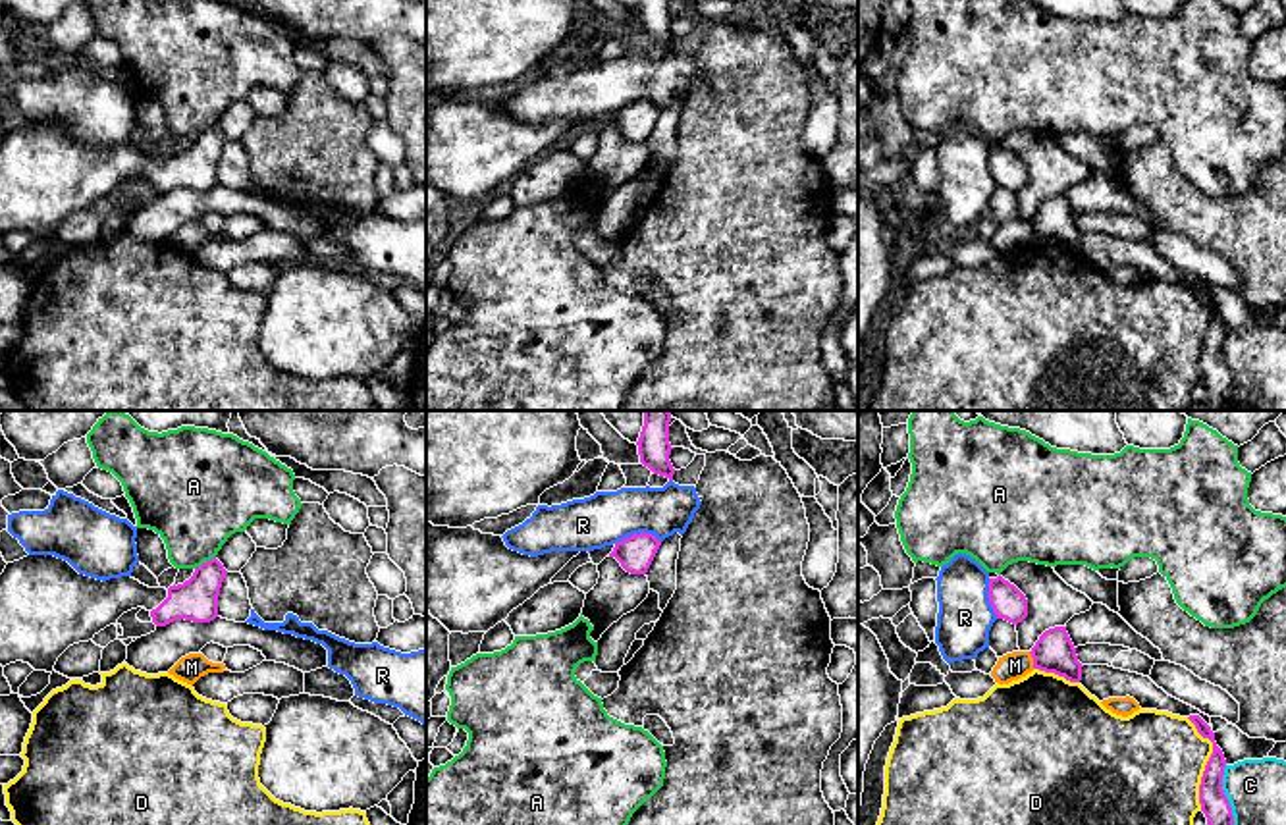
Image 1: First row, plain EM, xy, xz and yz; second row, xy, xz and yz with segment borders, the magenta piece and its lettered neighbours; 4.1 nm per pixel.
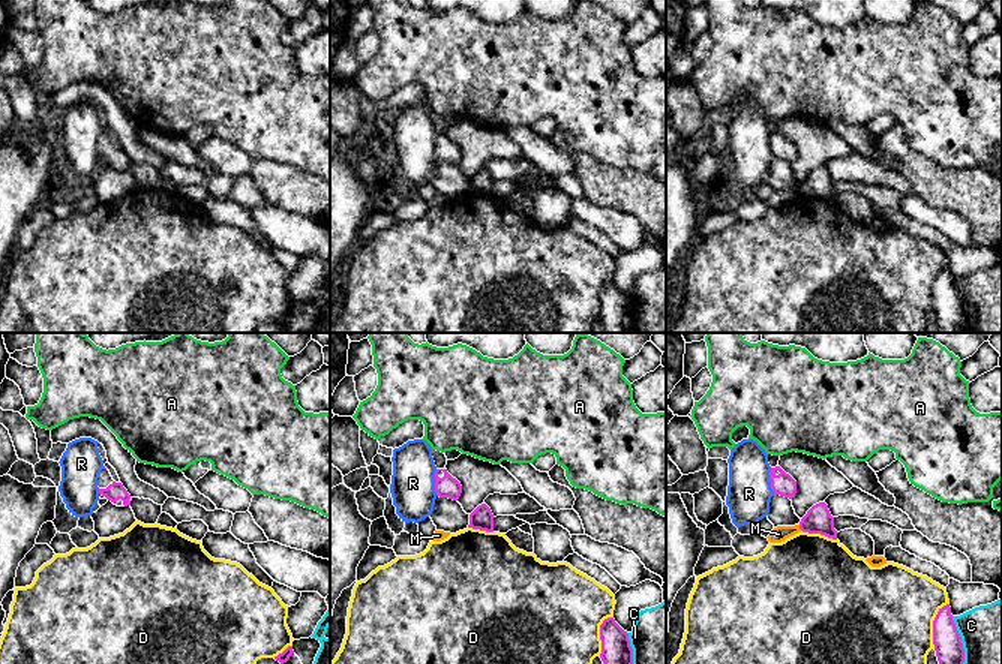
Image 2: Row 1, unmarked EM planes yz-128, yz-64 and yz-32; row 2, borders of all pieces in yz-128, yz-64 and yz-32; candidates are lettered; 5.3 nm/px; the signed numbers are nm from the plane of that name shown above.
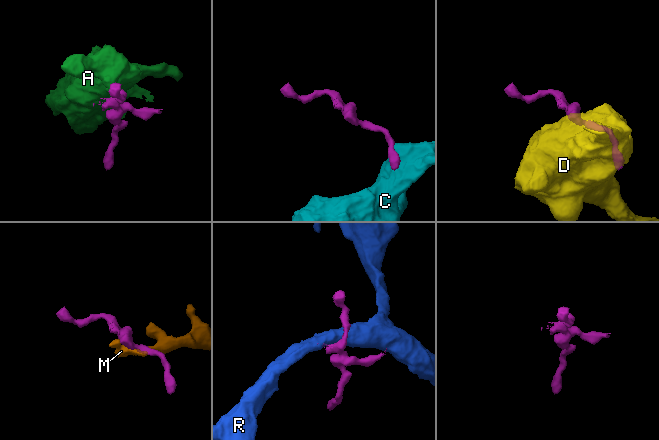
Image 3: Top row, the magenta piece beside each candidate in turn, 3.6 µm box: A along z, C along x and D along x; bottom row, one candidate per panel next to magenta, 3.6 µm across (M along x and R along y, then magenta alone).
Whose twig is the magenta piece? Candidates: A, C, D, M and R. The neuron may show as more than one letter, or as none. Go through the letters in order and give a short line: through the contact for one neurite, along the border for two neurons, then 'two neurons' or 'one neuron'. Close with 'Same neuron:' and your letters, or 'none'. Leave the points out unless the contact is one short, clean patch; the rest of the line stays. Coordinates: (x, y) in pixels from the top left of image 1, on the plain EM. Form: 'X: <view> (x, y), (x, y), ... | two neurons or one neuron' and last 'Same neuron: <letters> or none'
A: xy (214, 124), (195, 137) | two neurons
C: yz (1225, 334), (1223, 361), (1232, 384), (1231, 409) | two neurons
D: two neurons
M: two neurons
R: two neurons
Same neuron: none

